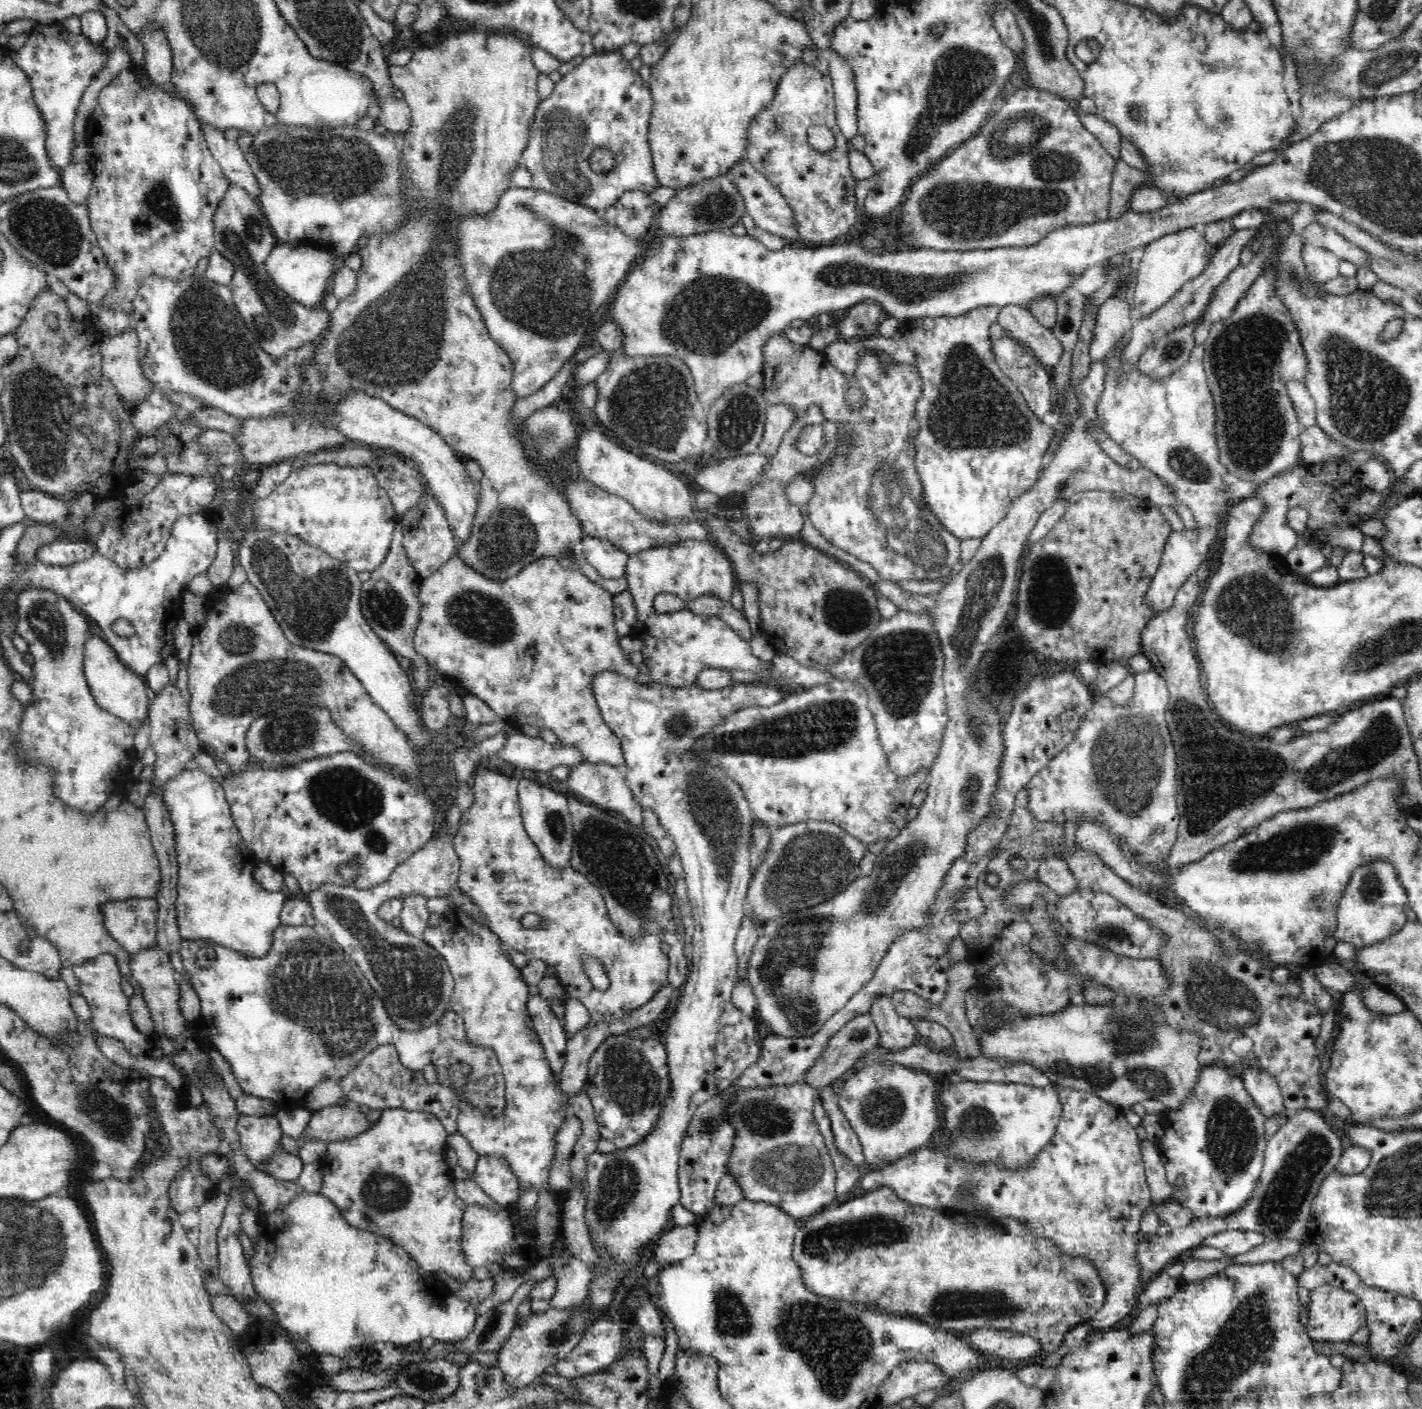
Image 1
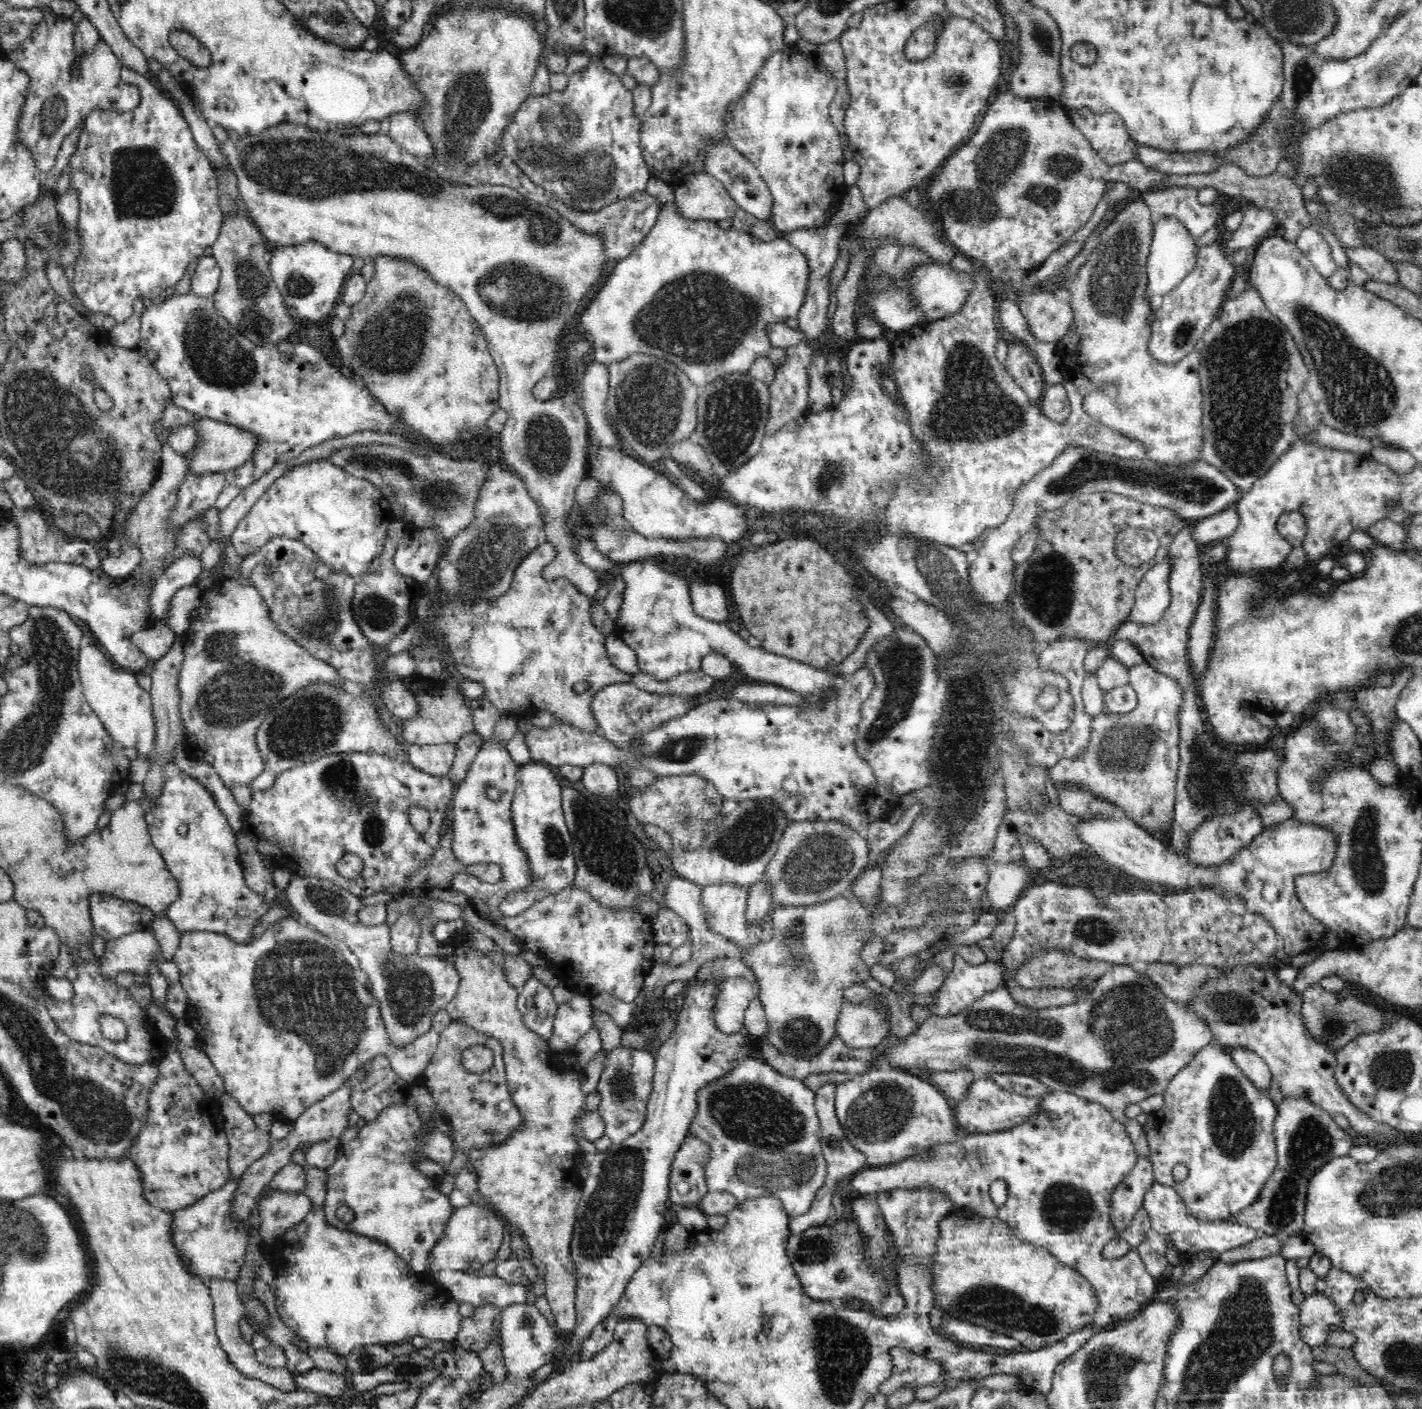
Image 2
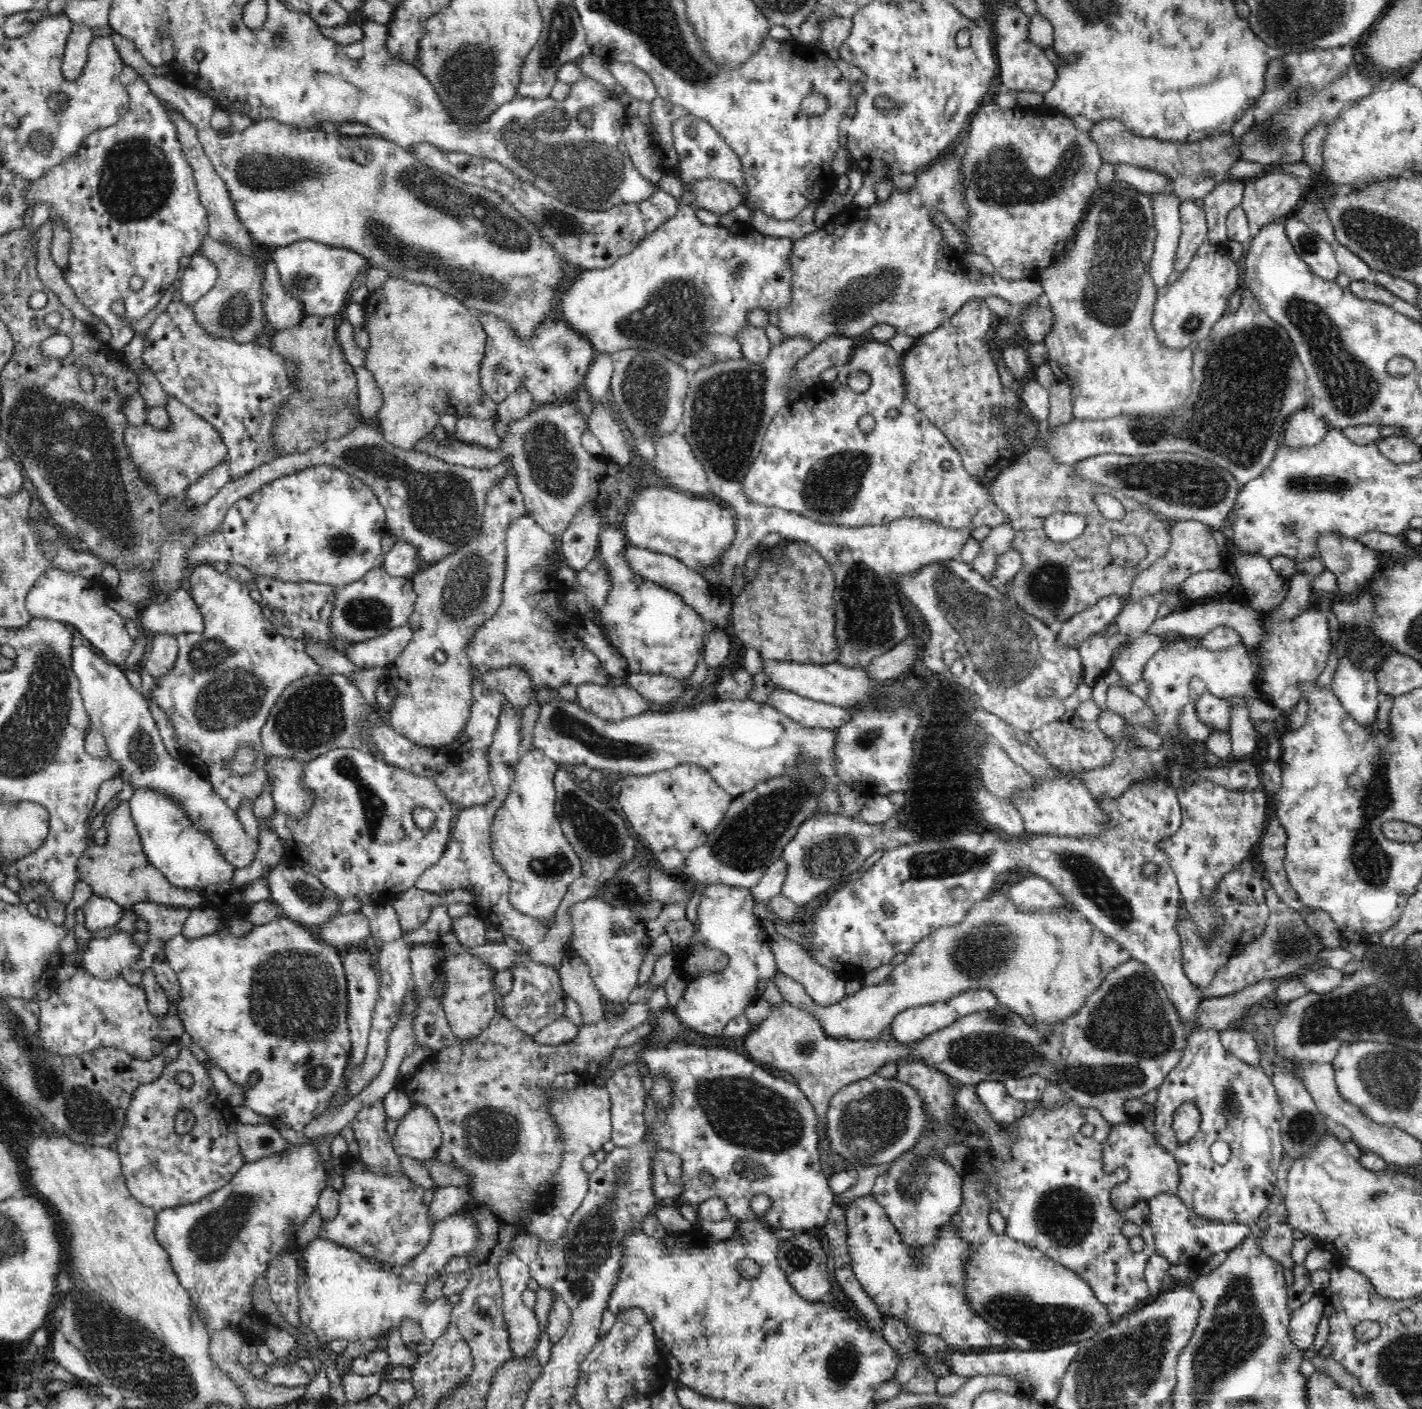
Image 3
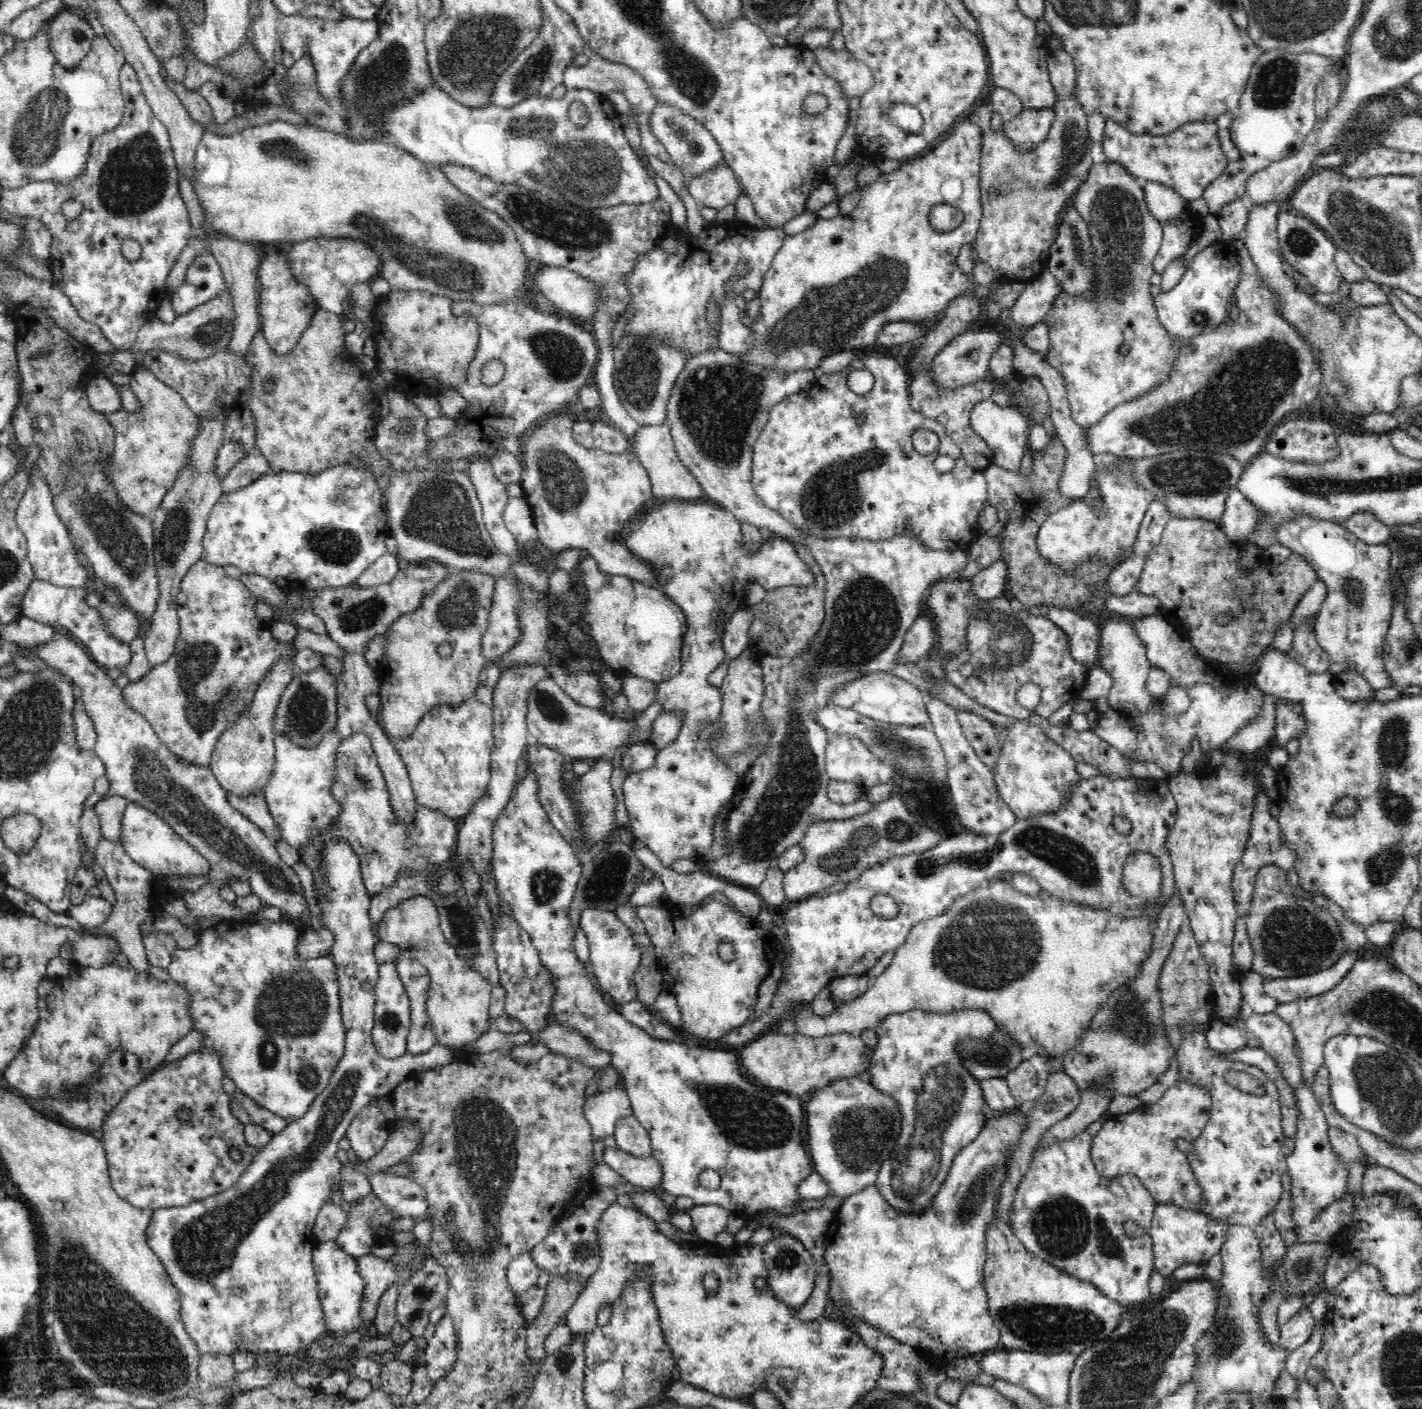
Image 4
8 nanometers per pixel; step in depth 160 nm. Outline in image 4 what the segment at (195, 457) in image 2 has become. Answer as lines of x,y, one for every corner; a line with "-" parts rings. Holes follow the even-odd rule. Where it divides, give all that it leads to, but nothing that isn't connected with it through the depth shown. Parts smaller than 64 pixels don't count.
142,364
136,365
131,372
129,387
136,395
136,399
141,402
139,404
141,407
134,412
120,409
104,414
115,430
114,452
105,464
105,476
107,480
111,480
120,502
130,512
140,516
151,516
160,506
163,496
173,487
181,468
189,461
191,440
198,432
199,419
178,392
158,380
154,373

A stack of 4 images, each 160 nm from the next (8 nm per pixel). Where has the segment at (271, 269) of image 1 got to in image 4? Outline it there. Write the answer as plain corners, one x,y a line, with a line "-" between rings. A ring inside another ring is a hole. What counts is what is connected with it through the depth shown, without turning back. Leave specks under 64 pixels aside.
321,237
294,243
289,252
292,275
296,275
314,297
317,308
333,312
339,317
344,312
344,301
350,288
357,282
371,282
380,275
381,258
362,239

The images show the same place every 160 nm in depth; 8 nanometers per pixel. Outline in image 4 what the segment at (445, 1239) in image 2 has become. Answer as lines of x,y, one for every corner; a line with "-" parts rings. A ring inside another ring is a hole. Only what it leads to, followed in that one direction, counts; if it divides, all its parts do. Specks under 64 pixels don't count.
371,1253
355,1257
359,1275
364,1279
364,1292
361,1296
361,1319
366,1328
372,1324
377,1313
379,1298
392,1284
402,1286
414,1272
397,1272
388,1260

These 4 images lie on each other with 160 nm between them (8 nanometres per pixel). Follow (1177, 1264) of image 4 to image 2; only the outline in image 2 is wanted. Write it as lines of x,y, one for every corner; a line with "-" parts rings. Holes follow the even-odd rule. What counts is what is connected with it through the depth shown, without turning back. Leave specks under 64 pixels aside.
1154,1182
1150,1190
1146,1192
1143,1200
1143,1208
1148,1212
1151,1228
1156,1229
1167,1241
1171,1250
1176,1250
1181,1260
1188,1260
1194,1254
1214,1251
1219,1255
1229,1250
1244,1246
1260,1236
1256,1229
1232,1222
1231,1220
1200,1221
1189,1212
1182,1197
1174,1188

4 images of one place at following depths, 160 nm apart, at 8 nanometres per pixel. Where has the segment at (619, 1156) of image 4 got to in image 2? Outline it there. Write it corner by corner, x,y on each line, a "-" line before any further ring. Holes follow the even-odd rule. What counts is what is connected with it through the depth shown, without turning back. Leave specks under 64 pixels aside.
686,1136
674,1161
669,1178
669,1200
682,1206
694,1206
707,1195
703,1164
710,1158
708,1144
698,1137

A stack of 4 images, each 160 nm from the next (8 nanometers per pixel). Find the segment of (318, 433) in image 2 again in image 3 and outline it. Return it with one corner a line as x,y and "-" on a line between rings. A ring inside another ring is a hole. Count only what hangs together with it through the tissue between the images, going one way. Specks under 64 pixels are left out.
182,301
170,302
154,320
146,333
142,360
149,366
151,378
160,381
168,395
184,403
220,433
228,450
232,479
247,475
253,468
278,457
273,449
273,424
277,406
290,400
290,394
296,392
293,362
285,362
277,352
265,345
245,344
208,334
197,323
191,305

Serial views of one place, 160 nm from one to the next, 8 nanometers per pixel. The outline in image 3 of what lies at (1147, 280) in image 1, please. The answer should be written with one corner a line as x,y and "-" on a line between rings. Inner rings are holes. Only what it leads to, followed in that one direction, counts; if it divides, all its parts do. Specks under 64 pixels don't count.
1171,191
1154,193
1151,198
1157,234
1150,274
1156,288
1162,288
1167,285
1168,276
1174,270
1181,235
1180,200

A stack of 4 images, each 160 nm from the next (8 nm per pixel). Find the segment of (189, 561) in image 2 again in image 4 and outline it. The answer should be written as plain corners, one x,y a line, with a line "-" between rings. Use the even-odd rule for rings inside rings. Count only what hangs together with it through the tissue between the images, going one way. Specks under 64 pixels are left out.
342,463
332,468
323,469
319,473
286,472
266,473
237,491
223,493
220,500
212,507
205,535
203,536
203,553
201,558
210,564
224,567
228,564
237,566
243,573
251,575
262,575
275,582
284,590
291,589
317,589
326,587
341,587
354,584
355,580
368,568
379,556
386,554
386,536
390,534
387,523
387,513
383,505
383,492
379,489
377,477
372,471
360,469

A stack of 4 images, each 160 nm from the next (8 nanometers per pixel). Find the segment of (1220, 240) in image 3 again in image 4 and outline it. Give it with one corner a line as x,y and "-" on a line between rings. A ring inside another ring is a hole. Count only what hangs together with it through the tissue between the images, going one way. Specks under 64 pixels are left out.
1282,49
1265,51
1250,71
1244,92
1240,96
1239,110
1229,127
1232,143
1240,151
1240,159
1230,161
1222,174
1210,182
1203,194
1210,213
1219,210
1247,194
1247,183
1253,174
1267,168
1272,162
1291,158
1304,144
1316,126
1315,90
1330,72
1338,72
1341,61
1304,52
1294,54

